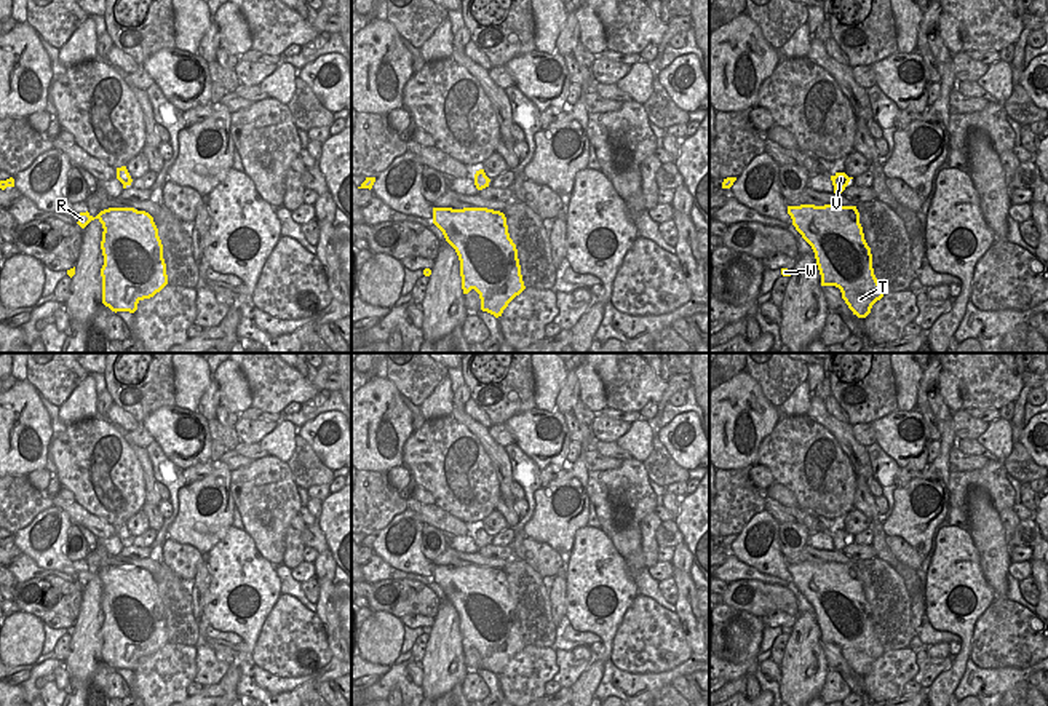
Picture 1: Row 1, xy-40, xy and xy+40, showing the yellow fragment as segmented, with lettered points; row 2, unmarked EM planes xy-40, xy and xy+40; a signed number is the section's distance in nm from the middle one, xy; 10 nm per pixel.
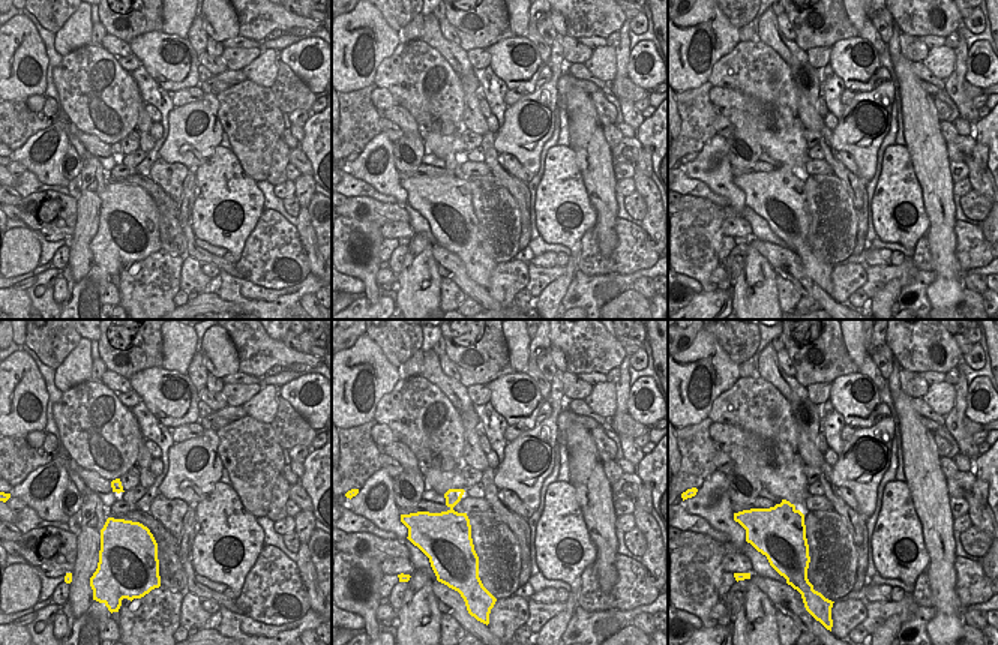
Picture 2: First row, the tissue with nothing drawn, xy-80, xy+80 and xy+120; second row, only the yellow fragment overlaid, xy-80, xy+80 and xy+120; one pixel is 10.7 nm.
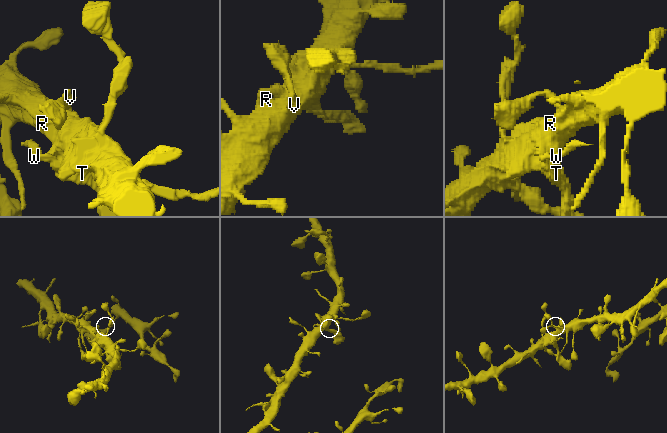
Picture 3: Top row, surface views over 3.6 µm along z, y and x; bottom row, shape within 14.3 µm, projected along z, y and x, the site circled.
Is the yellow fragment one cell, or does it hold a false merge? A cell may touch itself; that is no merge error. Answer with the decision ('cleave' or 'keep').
cleave

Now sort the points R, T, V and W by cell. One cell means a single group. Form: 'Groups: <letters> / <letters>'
Groups: R V / T W

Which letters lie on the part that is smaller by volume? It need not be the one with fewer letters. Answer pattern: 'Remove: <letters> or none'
Remove: T, W

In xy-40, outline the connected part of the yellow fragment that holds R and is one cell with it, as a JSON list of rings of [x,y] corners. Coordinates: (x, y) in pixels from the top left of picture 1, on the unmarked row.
[[[109,565],[93,575],[88,569],[78,572],[78,583],[85,586],[91,578],[102,581],[102,599],[120,591],[125,597],[117,597],[115,613],[120,633],[131,645],[152,645],[160,639],[168,639],[163,602],[153,575],[134,565]]]

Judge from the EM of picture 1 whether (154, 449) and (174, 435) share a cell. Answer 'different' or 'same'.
different

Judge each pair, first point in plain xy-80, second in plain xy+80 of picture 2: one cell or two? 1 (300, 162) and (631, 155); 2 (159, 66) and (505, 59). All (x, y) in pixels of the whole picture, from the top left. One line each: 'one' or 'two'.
1: one
2: one

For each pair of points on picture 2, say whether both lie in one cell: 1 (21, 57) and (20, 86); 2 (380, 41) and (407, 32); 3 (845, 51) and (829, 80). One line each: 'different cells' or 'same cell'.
1: same cell
2: different cells
3: different cells

